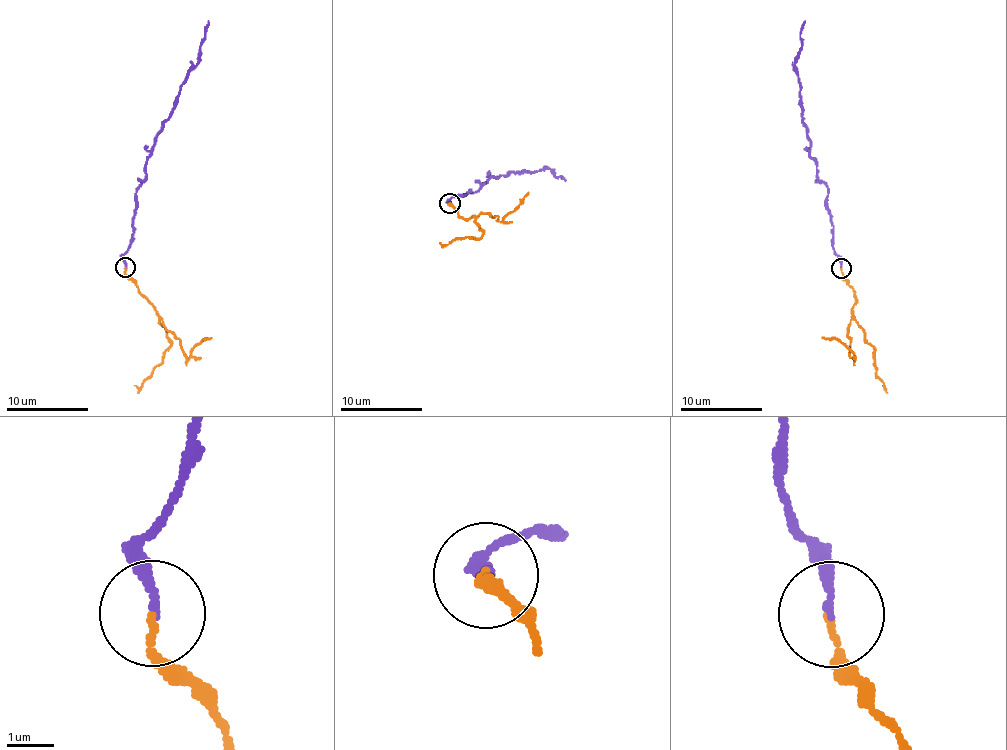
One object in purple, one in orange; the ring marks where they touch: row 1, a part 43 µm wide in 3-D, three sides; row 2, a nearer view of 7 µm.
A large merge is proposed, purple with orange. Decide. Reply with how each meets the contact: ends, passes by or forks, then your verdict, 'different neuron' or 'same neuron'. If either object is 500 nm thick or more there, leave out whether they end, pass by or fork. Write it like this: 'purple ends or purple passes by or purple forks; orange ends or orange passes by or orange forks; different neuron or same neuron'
purple ends; orange ends; different neuron

